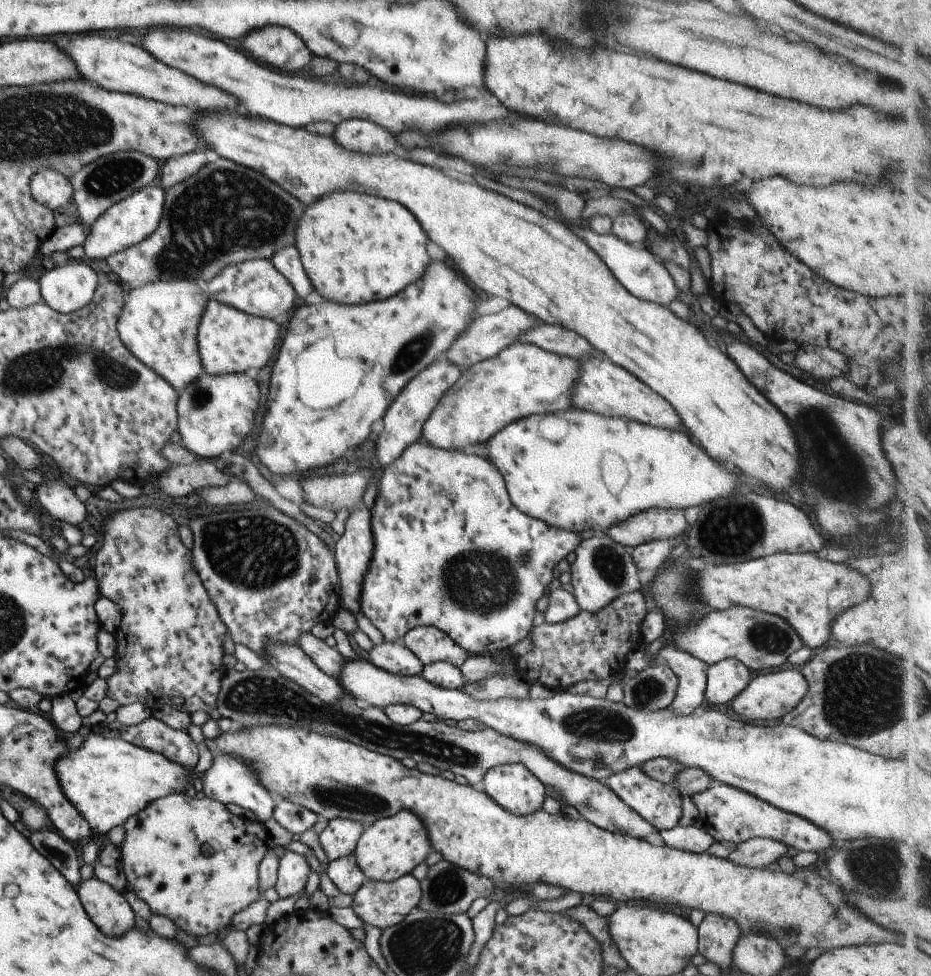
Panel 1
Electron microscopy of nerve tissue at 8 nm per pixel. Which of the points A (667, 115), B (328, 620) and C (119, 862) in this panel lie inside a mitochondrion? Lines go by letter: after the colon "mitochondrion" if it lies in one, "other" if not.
A: other
B: other
C: other

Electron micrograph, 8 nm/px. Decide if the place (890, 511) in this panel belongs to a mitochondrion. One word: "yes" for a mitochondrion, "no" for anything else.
yes

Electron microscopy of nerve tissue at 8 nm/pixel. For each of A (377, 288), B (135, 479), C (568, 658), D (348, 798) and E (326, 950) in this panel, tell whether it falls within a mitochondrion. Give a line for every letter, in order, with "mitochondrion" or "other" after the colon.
A: other
B: other
C: other
D: mitochondrion
E: other

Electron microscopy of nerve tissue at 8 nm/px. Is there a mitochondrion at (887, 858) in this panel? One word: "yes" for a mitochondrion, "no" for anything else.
yes

